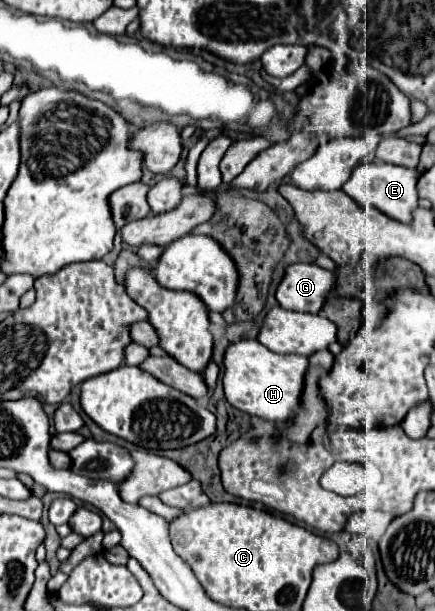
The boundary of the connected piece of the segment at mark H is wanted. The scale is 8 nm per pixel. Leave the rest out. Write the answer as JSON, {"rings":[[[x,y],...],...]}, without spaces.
{"rings":[[[255,339],[233,343],[225,351],[225,377],[223,377],[225,397],[233,407],[249,415],[273,423],[287,421],[295,417],[295,413],[299,411],[307,367],[309,367],[307,357],[273,353]]]}

